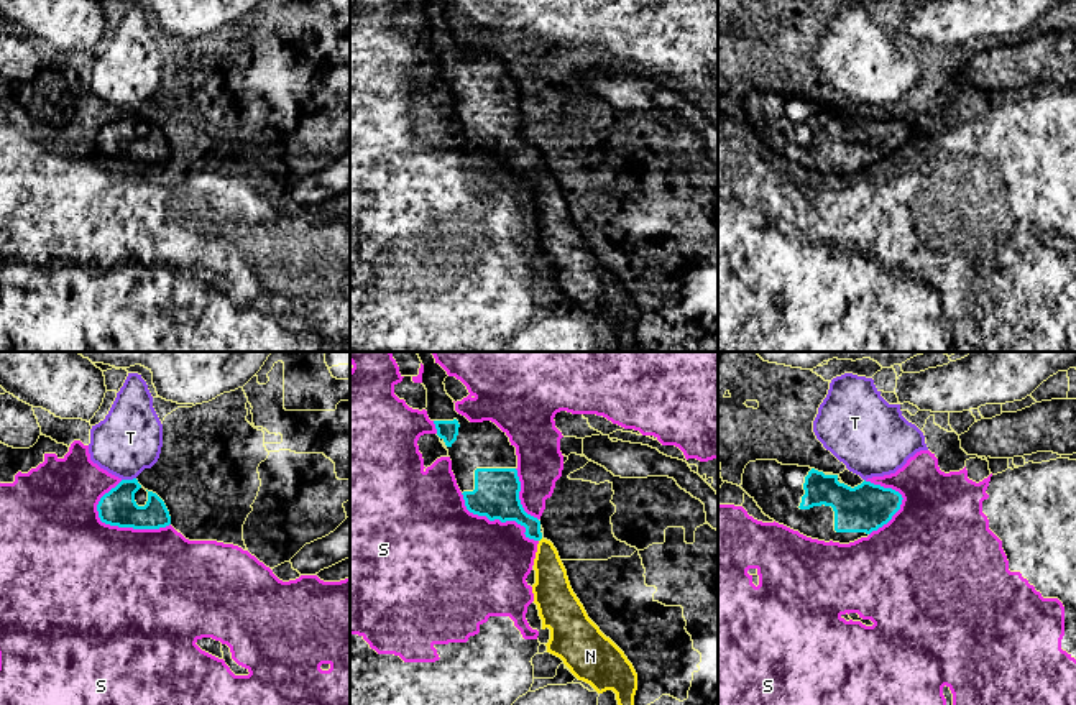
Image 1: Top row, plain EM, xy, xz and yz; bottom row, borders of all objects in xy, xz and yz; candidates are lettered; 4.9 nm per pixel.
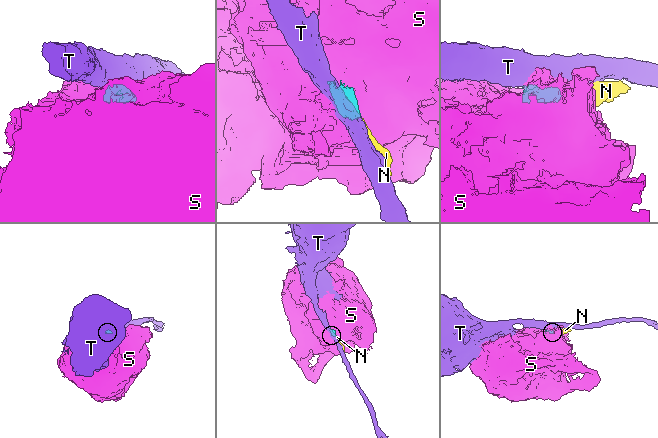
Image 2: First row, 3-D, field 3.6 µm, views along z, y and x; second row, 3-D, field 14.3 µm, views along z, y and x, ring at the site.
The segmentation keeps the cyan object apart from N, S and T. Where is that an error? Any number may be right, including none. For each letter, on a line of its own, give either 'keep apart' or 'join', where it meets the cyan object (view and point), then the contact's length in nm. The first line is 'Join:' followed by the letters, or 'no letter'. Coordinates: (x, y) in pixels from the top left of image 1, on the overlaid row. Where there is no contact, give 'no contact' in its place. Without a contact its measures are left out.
Join: N
N: join; no contact
S: keep apart; contact xy (128, 526); length 380 nm
T: keep apart; contact xy (128, 480); length 70 nm

